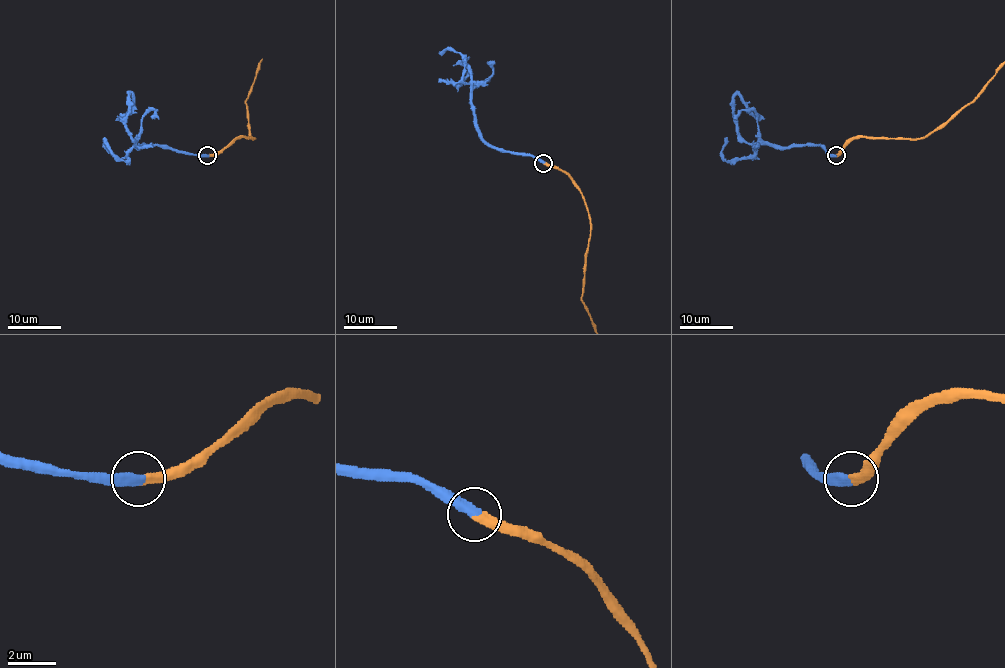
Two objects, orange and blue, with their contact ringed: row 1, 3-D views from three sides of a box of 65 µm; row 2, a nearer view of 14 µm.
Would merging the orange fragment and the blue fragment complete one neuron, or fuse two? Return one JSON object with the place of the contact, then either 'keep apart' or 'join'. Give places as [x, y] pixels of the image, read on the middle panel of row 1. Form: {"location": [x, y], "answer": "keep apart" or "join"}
{"location": [543, 163], "answer": "join"}

